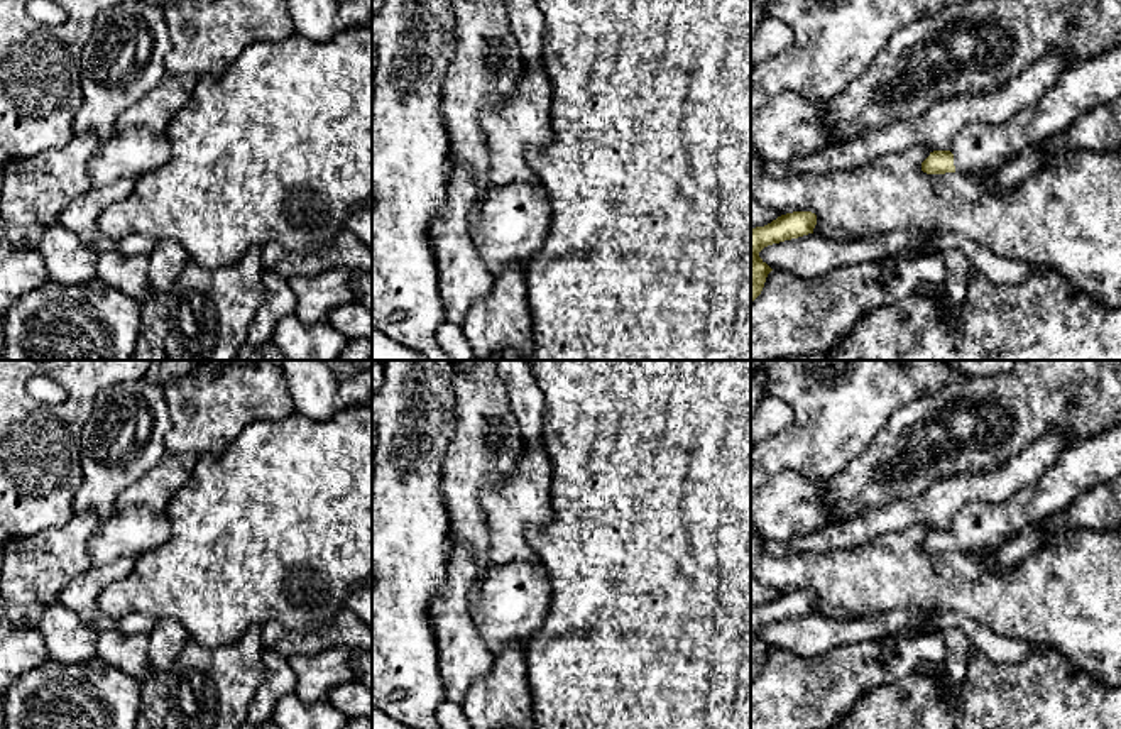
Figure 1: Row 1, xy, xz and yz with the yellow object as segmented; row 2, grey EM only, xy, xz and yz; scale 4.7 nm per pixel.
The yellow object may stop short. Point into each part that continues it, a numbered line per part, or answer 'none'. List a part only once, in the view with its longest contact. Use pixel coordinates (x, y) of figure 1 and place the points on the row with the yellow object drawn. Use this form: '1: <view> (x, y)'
1: yz (1086, 85)

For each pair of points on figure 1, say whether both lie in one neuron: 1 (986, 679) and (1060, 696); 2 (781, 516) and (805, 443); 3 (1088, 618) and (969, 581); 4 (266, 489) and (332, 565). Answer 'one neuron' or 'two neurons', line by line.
1: one neuron
2: two neurons
3: one neuron
4: one neuron

